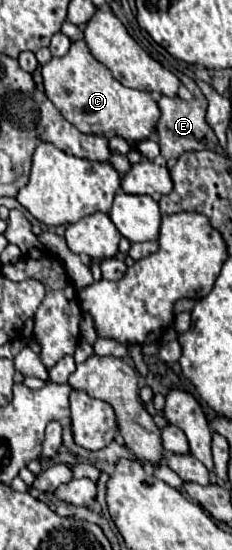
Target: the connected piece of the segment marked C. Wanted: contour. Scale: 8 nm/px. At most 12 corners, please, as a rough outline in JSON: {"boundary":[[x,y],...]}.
{"boundary":[[84,41],[42,67],[46,97],[84,135],[150,137],[152,95],[116,81]]}

